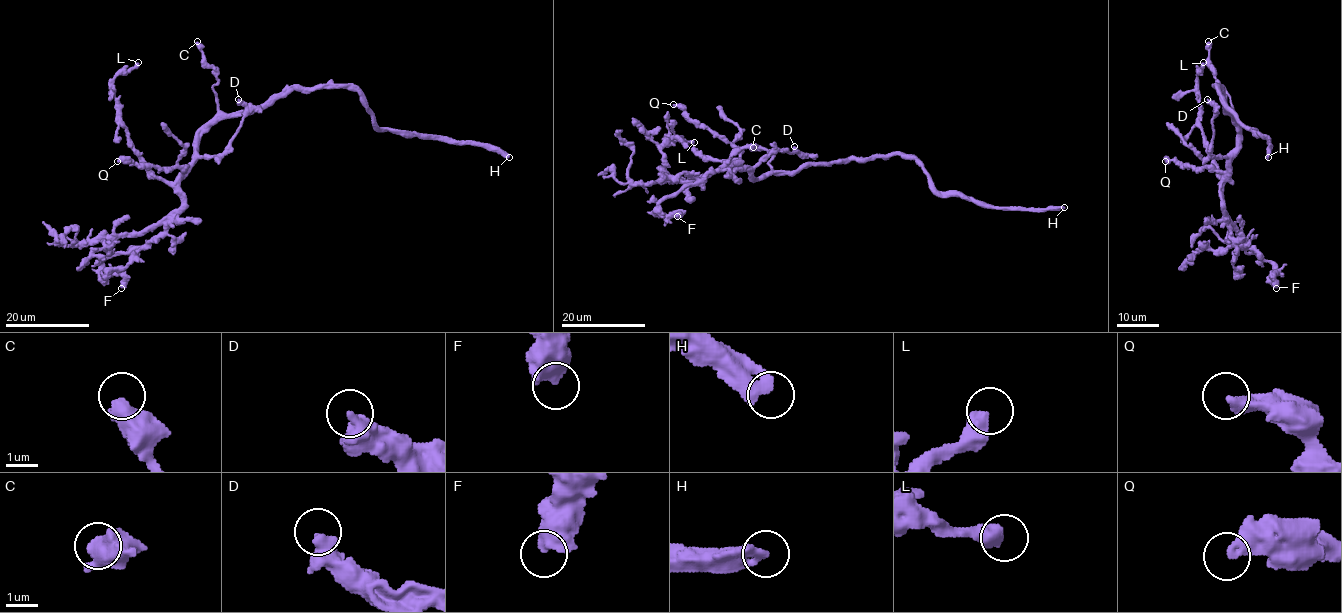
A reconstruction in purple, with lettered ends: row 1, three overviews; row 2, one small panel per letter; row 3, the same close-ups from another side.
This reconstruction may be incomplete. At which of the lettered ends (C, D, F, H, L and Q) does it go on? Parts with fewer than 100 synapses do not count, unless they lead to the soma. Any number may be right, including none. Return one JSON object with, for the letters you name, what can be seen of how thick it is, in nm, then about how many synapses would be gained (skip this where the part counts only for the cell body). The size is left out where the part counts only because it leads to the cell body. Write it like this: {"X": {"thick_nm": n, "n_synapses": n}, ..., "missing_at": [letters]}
{"H": {"thick_nm": 440, "n_synapses": 1500}, "missing_at": ["H"]}

